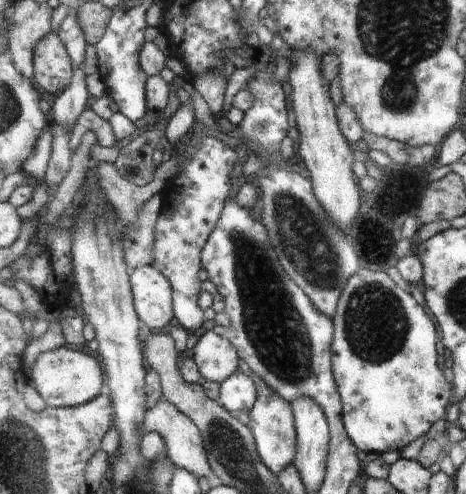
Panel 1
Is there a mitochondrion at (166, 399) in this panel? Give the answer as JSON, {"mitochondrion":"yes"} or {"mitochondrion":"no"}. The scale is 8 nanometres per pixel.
{"mitochondrion":"no"}

